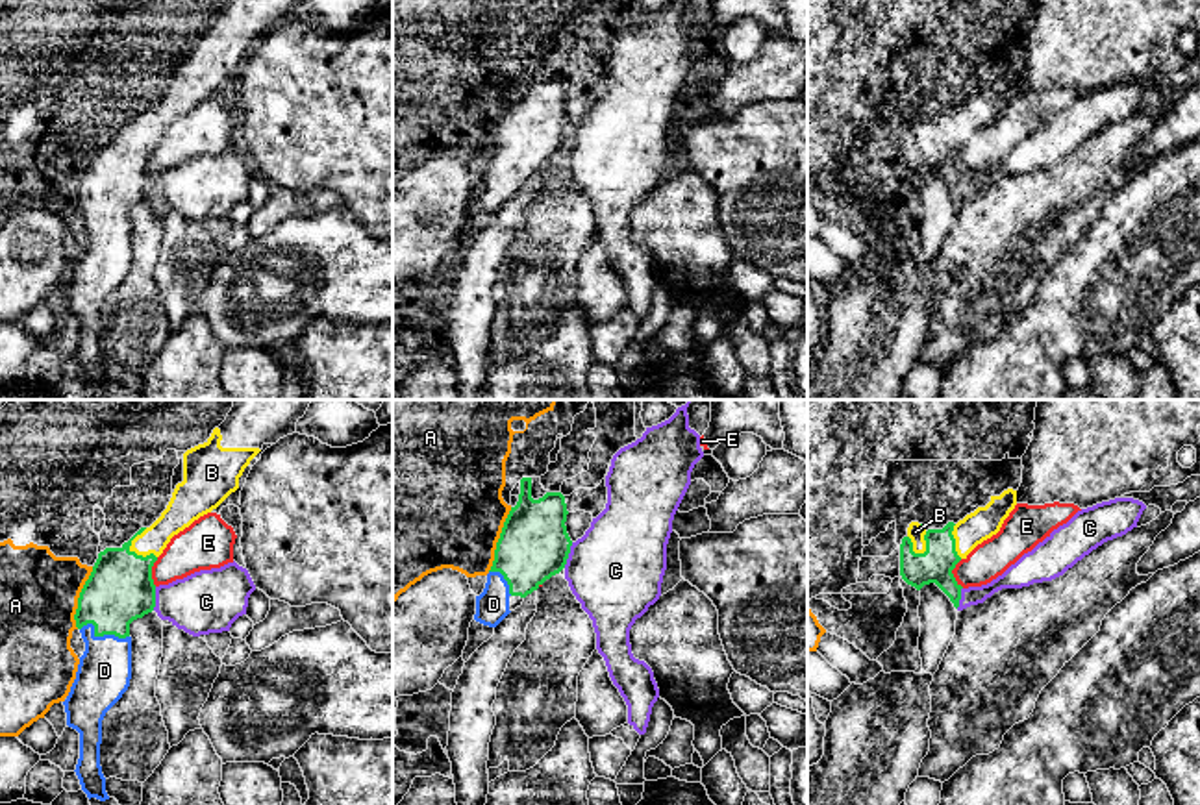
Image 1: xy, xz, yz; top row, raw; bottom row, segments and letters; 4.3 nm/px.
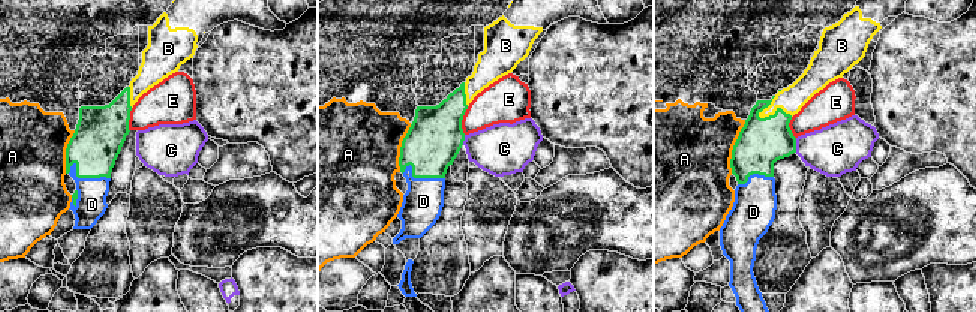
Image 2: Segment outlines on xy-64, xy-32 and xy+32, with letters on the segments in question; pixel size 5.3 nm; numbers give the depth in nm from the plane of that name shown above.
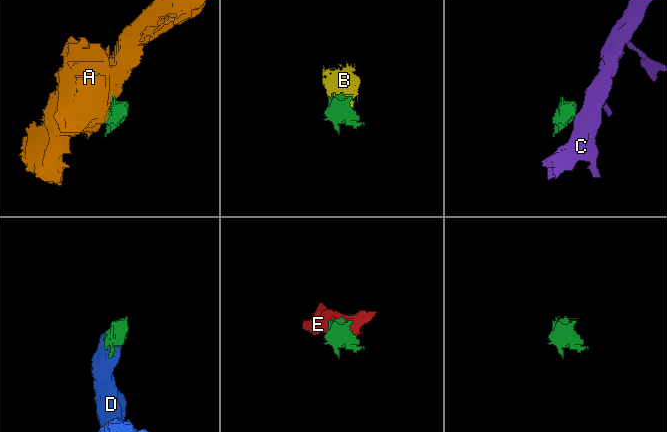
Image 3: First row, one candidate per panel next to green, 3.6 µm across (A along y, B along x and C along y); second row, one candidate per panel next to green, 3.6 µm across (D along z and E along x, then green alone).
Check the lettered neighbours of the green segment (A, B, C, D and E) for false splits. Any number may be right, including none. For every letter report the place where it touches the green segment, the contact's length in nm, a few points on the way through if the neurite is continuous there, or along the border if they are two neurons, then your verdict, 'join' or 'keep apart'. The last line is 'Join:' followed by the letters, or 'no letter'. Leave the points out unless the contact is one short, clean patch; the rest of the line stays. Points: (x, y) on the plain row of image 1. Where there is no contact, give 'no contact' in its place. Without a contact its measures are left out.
A: meets green in xz at (499, 124); contact 300 nm long; keep apart
B: meets green in xy at (132, 137); contact 140 nm long; runs through xy (121, 174), (132, 137), (176, 102); join
C: meets green in xz at (567, 141); contact 120 nm long; border along xz (573, 128), (563, 152); keep apart
D: meets green in xy at (102, 221); contact 220 nm long; join
E: meets green in yz at (952, 160); contact 130 nm long; border along yz (962, 145), (952, 161), (963, 173); keep apart
Join: B, D

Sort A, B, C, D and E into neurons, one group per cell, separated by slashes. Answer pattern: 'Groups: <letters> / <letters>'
Groups: A / B D / C / E

